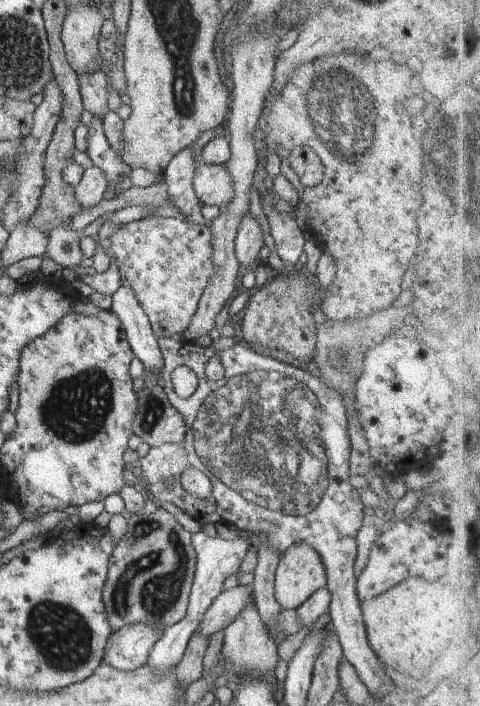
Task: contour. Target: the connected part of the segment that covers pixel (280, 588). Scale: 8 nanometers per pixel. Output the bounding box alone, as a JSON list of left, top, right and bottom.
[275,544,327,609]

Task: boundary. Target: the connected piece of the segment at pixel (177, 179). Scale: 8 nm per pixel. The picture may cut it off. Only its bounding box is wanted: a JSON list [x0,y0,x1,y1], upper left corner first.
[164,147,200,218]

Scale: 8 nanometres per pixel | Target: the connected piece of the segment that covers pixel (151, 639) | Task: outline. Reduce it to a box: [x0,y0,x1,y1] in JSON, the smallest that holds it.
[104,623,165,672]

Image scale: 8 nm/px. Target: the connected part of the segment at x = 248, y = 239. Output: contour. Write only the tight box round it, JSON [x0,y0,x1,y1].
[235,212,264,266]

